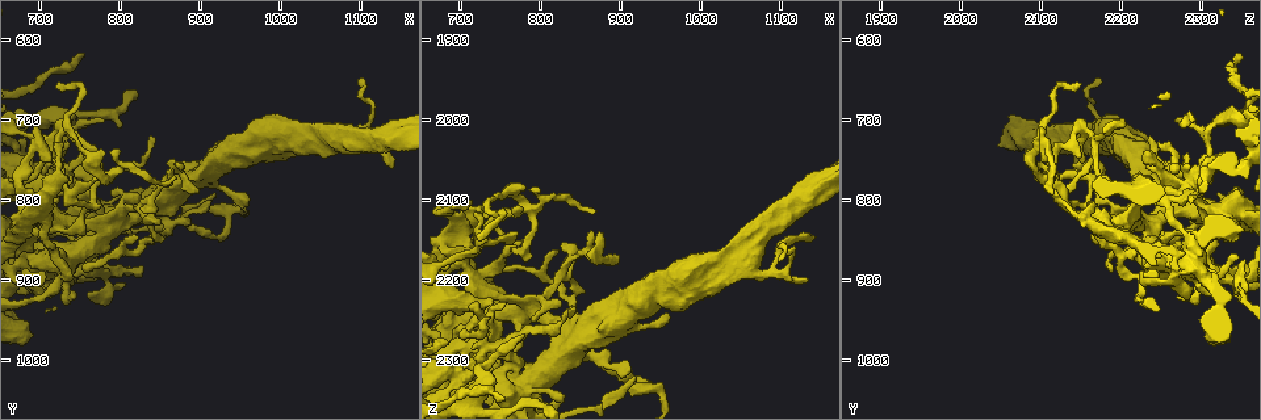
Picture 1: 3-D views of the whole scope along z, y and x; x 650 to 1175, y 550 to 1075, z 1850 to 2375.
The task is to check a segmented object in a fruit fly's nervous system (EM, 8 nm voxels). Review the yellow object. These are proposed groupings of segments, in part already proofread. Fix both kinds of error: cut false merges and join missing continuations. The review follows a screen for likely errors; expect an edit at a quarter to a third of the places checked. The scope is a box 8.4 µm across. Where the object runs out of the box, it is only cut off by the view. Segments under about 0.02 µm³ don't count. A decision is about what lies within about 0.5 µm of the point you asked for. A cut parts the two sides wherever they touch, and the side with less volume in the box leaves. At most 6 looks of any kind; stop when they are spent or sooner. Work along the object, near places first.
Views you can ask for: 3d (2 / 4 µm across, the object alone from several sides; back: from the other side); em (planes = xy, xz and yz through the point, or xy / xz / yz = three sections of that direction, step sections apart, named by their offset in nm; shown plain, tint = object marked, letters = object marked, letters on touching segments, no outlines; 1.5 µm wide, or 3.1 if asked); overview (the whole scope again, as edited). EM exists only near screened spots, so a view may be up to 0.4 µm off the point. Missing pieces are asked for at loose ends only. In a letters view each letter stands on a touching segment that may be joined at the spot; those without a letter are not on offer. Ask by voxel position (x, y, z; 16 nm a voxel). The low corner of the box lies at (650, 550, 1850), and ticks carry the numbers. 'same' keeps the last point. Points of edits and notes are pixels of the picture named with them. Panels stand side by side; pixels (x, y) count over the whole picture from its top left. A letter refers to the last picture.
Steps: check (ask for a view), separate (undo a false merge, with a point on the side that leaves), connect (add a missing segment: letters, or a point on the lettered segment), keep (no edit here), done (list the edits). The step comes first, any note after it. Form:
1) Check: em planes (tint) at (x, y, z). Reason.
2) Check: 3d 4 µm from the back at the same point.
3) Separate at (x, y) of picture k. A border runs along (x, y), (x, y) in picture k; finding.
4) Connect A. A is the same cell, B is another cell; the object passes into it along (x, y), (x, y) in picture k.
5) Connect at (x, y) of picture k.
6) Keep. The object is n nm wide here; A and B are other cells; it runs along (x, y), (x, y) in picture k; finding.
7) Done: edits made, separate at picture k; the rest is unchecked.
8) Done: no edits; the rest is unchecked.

Check: em xz step 4 (tint) at (725, 700, 2315). Touches itself.

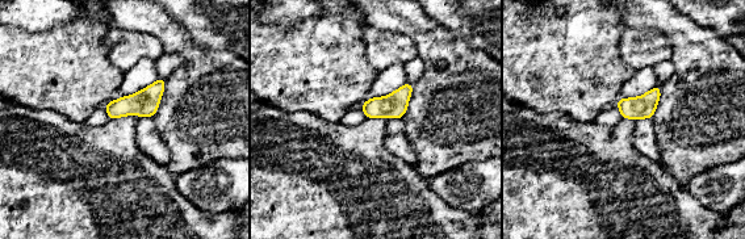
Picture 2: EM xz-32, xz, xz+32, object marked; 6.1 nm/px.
Check: em xy step 4 (tint) at the same point.

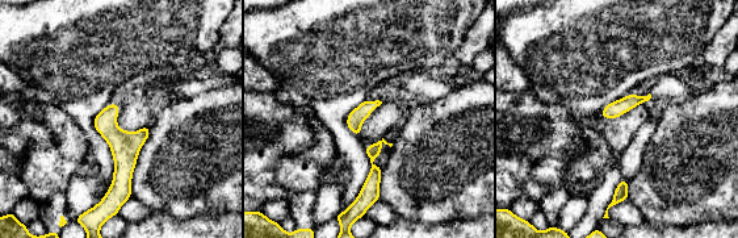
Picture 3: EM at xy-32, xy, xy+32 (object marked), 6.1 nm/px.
Check: em xy step 4 (letters) at the same point.

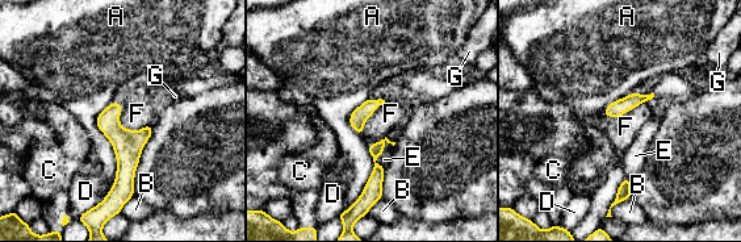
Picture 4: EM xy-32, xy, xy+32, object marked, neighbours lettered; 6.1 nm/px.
Keep. A, B, C, D, E, F and G are other cells; a border runs along (111, 103), (96, 125), (116, 178) in picture 4; one neuron here.

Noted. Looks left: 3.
Check: em xy step 8 (tint) at (825, 815, 2190). Closes a loop.

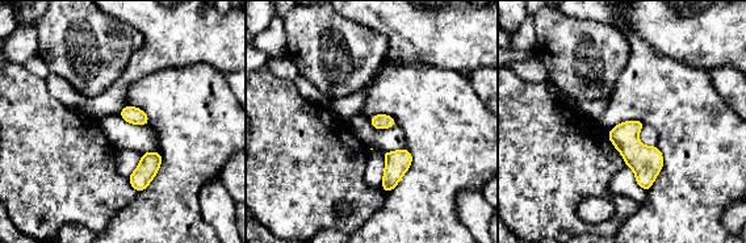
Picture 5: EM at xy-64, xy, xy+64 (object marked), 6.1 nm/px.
Check: em xy step 8 (letters) at the same point. What lies round it.

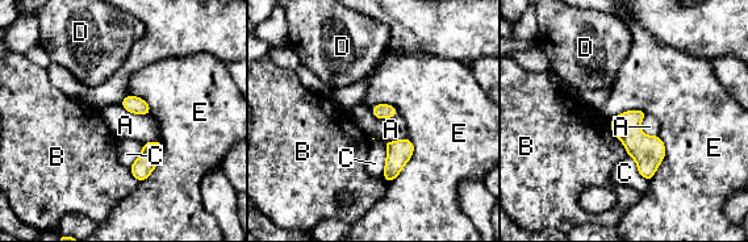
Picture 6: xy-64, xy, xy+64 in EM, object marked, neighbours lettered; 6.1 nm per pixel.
Keep. The object is 120 nm wide here; A, B, C, D and E are other cells; a border runs along (609, 122), (627, 154) in picture 6; continuous, no second neuron.

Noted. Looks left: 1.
Done: no edits; the rest is unchecked.

